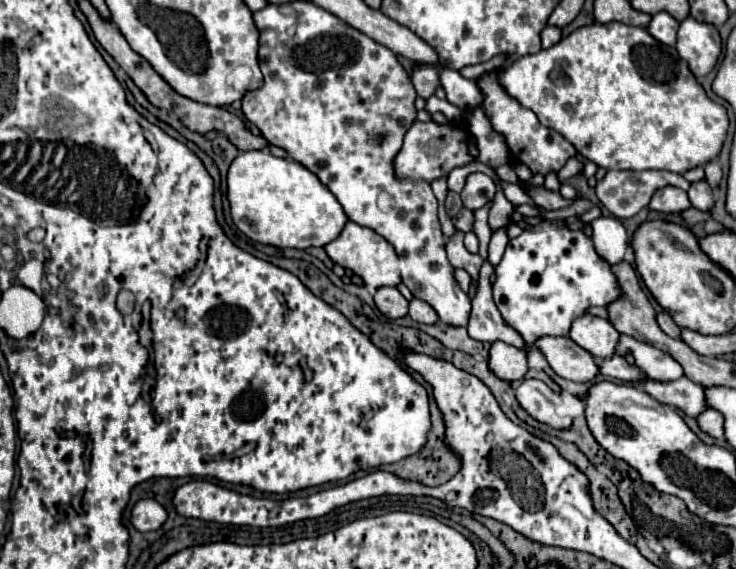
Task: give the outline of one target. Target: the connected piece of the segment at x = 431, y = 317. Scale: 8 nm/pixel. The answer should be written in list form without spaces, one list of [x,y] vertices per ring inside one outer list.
[[[412,299],[410,301],[410,313],[408,313],[414,321],[418,321],[418,323],[428,323],[428,325],[432,325],[432,323],[438,323],[438,315],[436,315],[436,311],[426,303],[426,301],[422,301],[422,299]]]

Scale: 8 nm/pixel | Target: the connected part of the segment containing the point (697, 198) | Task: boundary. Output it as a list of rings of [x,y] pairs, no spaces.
[[[698,181],[698,183],[692,183],[690,189],[688,189],[688,197],[690,197],[690,203],[700,209],[700,211],[710,211],[712,205],[714,205],[714,197],[712,197],[712,189],[706,181]]]

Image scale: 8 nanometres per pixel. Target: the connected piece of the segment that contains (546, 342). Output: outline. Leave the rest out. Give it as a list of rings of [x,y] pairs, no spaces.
[[[538,337],[538,345],[534,345],[548,361],[548,365],[554,369],[556,375],[570,379],[570,381],[592,381],[598,375],[596,359],[586,353],[582,347],[578,347],[570,337]]]

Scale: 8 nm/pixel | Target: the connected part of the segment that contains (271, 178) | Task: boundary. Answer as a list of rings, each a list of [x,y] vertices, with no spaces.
[[[244,151],[230,163],[228,175],[230,217],[248,239],[272,247],[324,247],[338,237],[348,221],[336,197],[320,179],[296,161],[274,157],[270,151]]]

